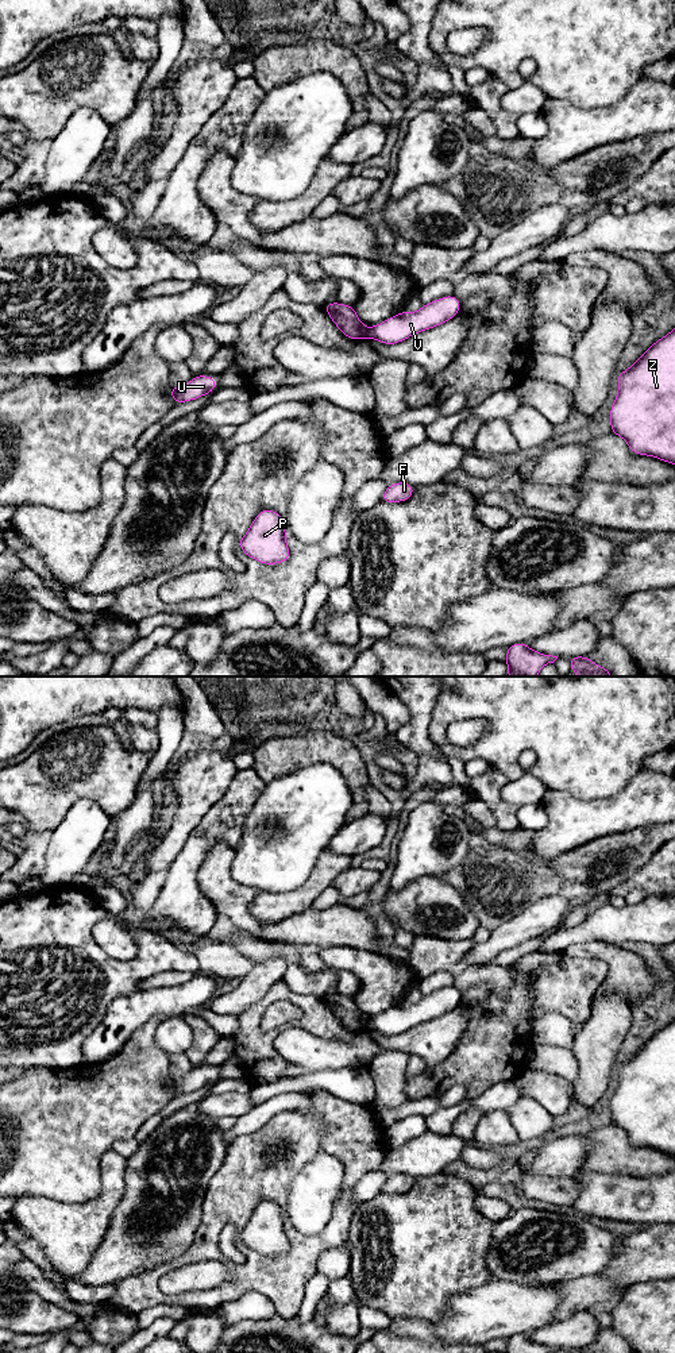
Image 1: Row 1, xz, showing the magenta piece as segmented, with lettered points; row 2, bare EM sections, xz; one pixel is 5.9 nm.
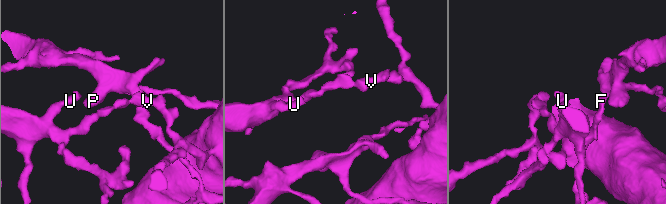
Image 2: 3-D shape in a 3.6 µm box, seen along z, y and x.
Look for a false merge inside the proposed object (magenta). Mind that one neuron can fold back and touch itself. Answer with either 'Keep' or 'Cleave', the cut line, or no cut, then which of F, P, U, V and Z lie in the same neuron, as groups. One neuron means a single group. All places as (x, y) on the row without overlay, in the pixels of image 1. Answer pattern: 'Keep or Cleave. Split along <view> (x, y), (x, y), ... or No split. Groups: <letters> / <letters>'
Cleave. Split along xz (366, 1020), (363, 1028). Groups: F P U / V Z

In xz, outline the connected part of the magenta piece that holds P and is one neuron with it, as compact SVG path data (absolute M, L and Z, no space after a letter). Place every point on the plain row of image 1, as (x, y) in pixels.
M263 1200L256 1206L247 1225L239 1230L239 1238L250 1250L259 1254L284 1254L290 1249L285 1226L282 1206Z

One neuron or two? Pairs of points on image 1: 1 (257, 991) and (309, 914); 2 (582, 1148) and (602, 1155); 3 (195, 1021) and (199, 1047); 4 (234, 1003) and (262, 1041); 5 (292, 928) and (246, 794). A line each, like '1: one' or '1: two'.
1: two
2: two
3: one
4: two
5: two

